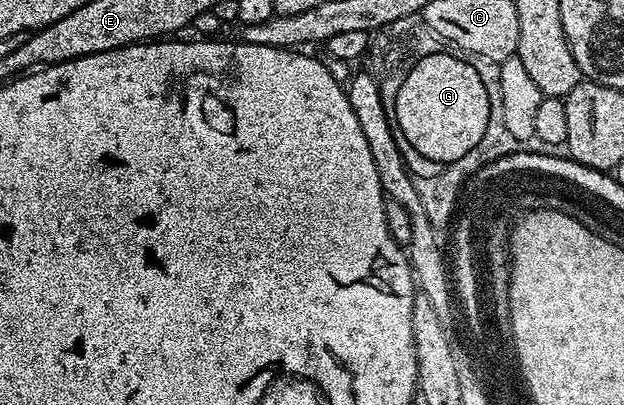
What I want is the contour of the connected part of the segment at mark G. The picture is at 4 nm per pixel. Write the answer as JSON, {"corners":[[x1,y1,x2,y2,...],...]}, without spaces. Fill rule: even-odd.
{"corners":[[447,50,422,58,406,75,396,100,394,124,399,135,404,136,410,146,414,146,418,155,427,154,429,158,436,160,461,158,460,152,469,152,469,146,476,144,476,139,482,138,490,117,490,100,487,98,486,86,478,76,478,72,474,66,468,64,467,59,451,54,456,55]]}

